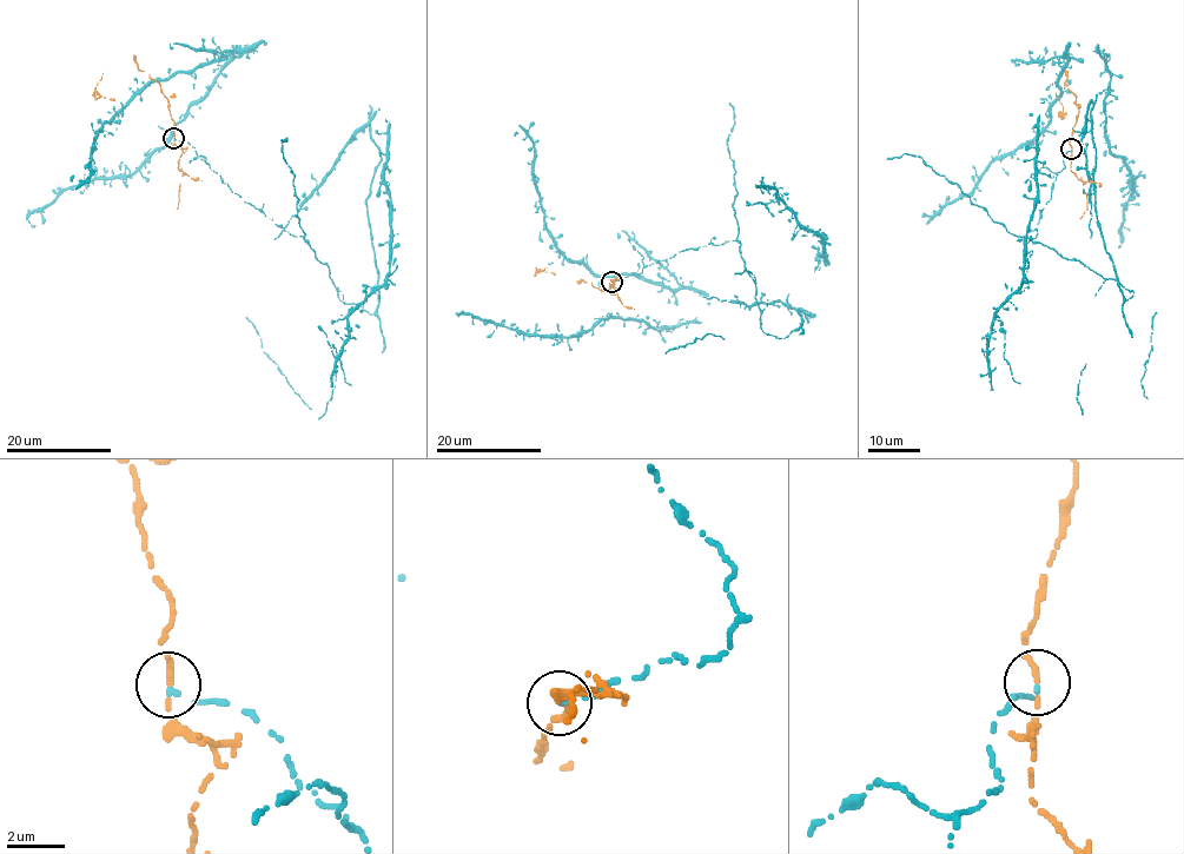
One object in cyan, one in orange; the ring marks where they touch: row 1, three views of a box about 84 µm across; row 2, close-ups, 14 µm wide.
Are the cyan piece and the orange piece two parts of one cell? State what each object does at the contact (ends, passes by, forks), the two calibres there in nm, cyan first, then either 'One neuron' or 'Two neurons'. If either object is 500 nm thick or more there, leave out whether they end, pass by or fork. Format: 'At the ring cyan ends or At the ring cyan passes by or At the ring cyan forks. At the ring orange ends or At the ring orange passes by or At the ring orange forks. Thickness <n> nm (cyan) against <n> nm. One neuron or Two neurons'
At the ring cyan ends. At the ring orange ends. Thickness 150 nm (cyan) against 260 nm. Two neurons

